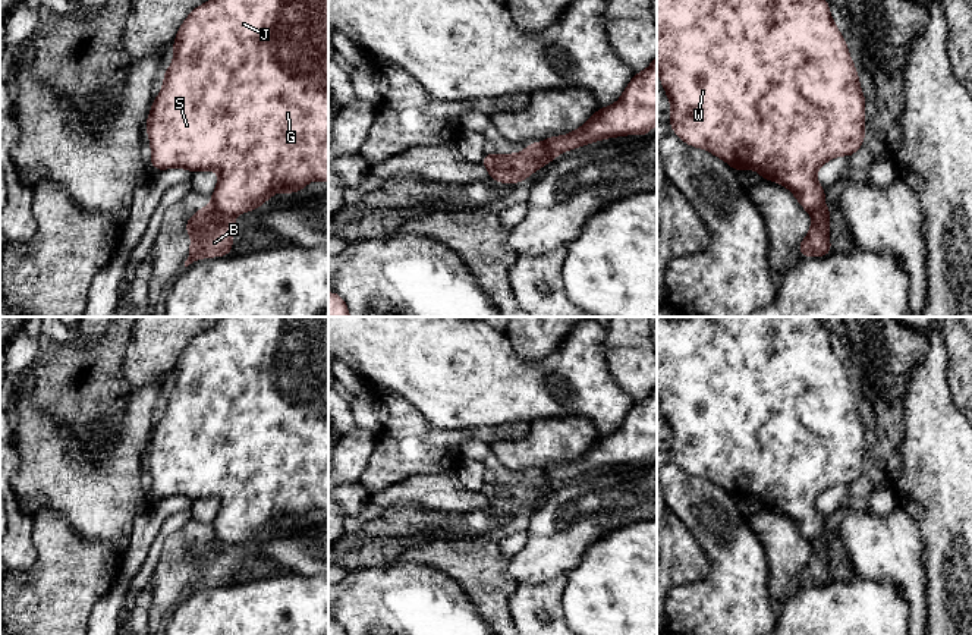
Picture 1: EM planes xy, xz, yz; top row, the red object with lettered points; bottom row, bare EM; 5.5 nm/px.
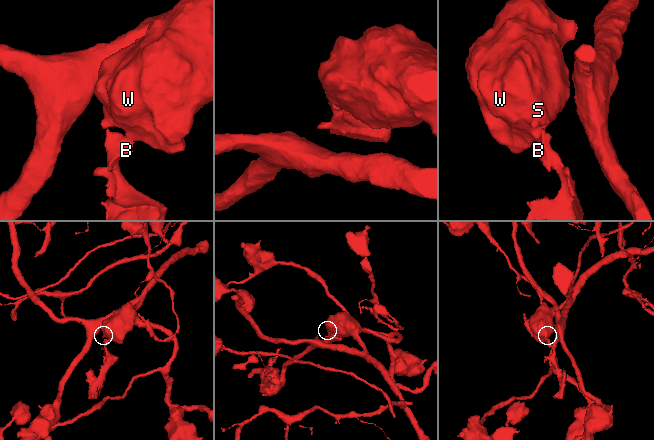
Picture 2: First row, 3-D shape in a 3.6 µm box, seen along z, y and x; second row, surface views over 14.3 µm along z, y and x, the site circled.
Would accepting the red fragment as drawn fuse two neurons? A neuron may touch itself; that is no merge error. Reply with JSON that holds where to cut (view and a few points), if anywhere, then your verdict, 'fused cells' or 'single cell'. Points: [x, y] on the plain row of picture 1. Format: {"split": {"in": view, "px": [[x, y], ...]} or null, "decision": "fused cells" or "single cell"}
{"split": {"in": "xy", "px": [[211, 531], [232, 544]]}, "decision": "fused cells"}

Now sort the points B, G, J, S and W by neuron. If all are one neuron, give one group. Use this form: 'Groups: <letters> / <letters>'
Groups: B / G J S W

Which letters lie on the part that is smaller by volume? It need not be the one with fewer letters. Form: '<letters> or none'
B

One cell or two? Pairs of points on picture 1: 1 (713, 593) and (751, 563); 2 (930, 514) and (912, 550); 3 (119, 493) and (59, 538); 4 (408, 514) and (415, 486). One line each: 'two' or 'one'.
1: one
2: two
3: two
4: two

